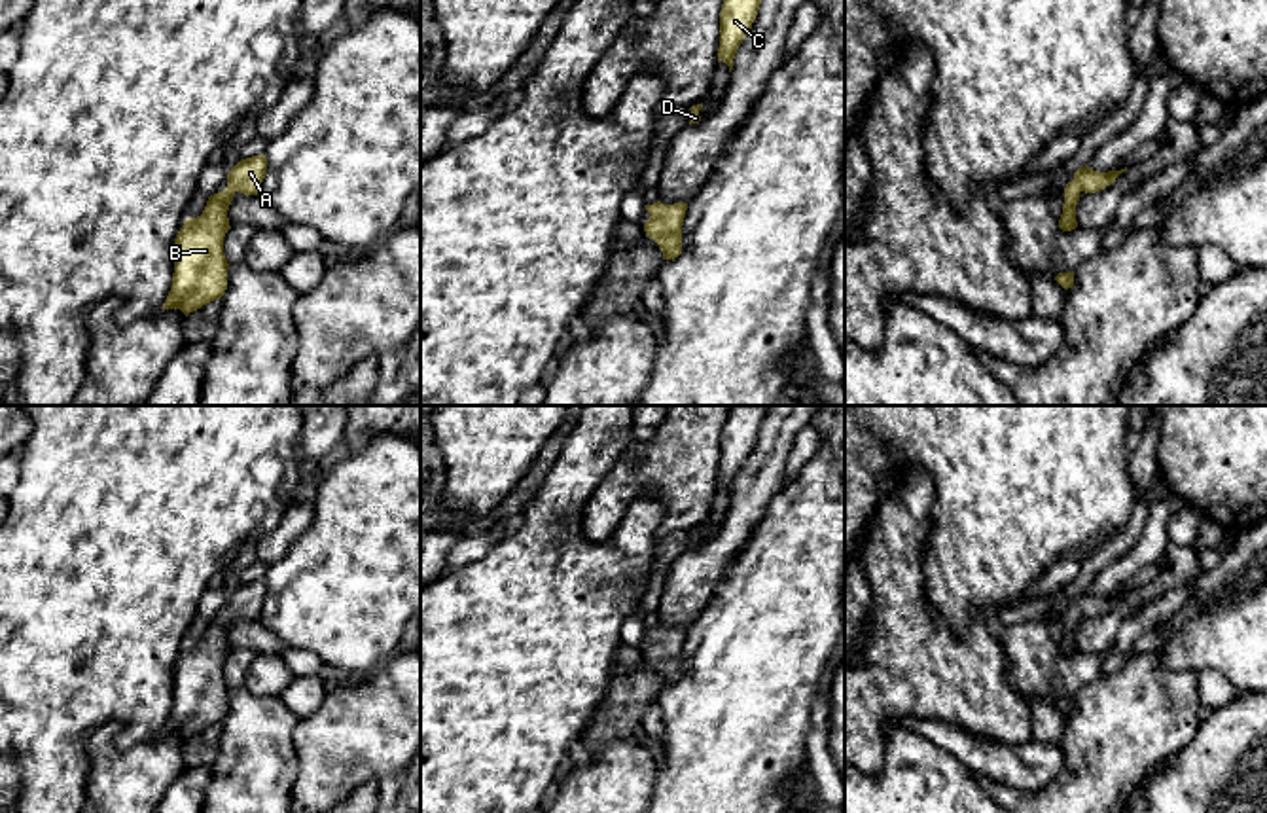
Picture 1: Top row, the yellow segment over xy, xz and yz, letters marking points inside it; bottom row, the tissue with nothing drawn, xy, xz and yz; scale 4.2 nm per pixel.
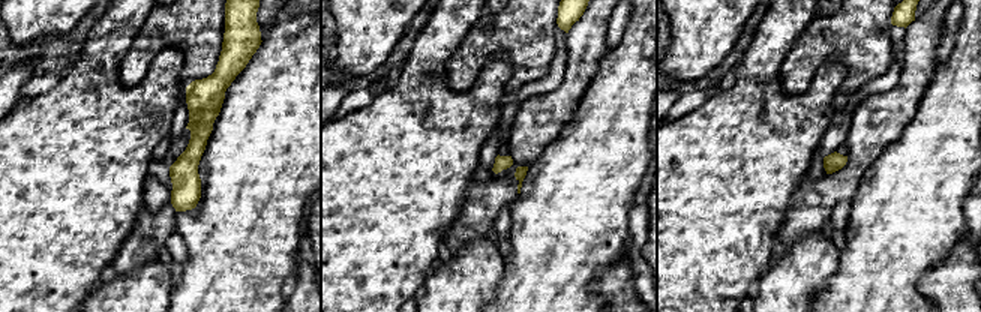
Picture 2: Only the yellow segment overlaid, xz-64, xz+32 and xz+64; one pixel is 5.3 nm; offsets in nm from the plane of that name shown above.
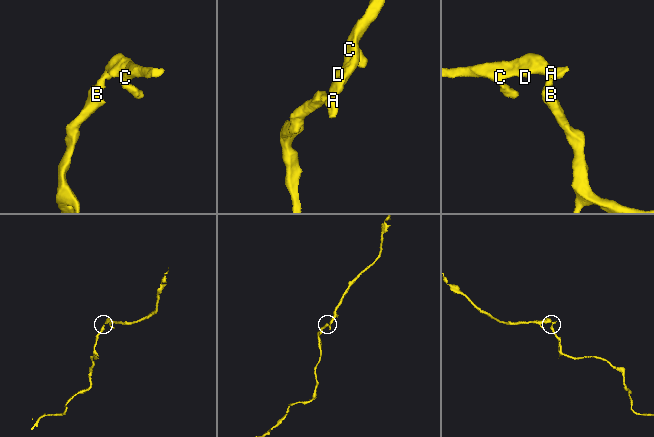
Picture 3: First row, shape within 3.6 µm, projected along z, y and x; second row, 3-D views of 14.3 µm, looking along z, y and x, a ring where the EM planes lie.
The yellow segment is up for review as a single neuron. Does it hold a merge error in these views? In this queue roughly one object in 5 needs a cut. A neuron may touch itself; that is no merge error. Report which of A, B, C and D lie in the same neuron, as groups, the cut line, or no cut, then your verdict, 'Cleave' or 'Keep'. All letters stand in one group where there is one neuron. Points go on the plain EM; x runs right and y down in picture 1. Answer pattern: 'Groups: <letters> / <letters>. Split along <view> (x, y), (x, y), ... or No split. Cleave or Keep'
Groups: A B C D. No split. Keep

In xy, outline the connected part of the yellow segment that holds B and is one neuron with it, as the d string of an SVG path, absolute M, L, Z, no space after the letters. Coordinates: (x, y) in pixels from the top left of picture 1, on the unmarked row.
M263 578L241 584L227 599L227 612L208 622L201 641L184 646L174 663L172 711L161 733L180 733L187 741L225 718L229 688L223 661L231 654L227 635L237 616L259 618L265 595Z

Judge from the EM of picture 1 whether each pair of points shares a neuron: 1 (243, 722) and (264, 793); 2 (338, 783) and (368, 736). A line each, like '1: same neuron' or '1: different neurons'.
1: same neuron
2: same neuron

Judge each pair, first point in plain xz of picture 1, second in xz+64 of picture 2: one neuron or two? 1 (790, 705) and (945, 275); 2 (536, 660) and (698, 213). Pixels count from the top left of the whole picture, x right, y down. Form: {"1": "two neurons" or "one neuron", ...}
{"1": "two neurons", "2": "one neuron"}

